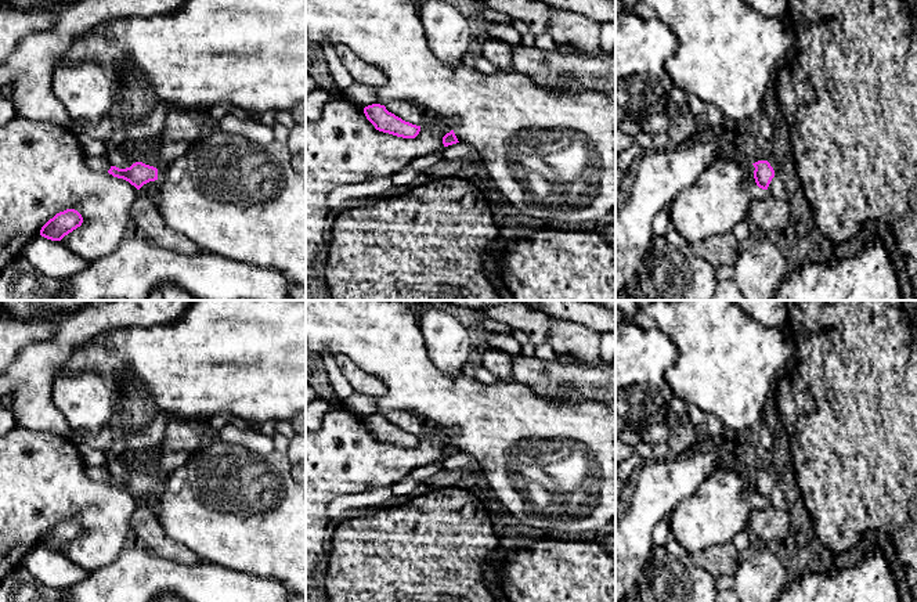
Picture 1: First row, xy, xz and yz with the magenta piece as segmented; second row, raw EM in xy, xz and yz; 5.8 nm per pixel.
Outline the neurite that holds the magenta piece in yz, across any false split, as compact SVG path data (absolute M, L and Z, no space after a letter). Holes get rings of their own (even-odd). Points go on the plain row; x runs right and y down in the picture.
M758 471L752 473L755 480L754 480L754 489L755 493L759 498L768 500L772 489L775 487L775 480L770 476L768 471Z

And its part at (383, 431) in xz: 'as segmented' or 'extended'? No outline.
as segmented

